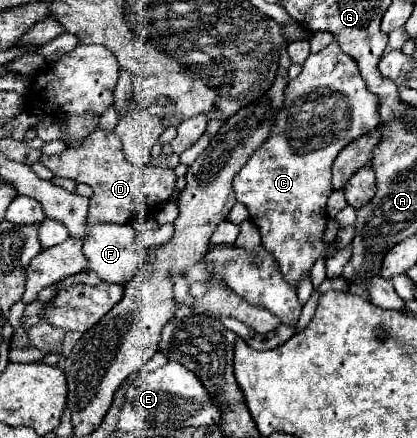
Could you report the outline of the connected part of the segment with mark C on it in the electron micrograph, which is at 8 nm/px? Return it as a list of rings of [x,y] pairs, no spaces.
[[[337,41],[327,45],[323,51],[309,55],[303,63],[303,71],[299,77],[291,79],[285,87],[285,103],[283,109],[277,113],[277,121],[271,125],[269,137],[265,143],[251,155],[251,159],[243,165],[237,173],[233,187],[237,201],[241,201],[251,215],[251,221],[261,233],[263,247],[273,251],[281,273],[293,283],[295,287],[311,275],[311,269],[317,259],[329,257],[335,251],[335,241],[323,241],[325,223],[327,223],[327,197],[331,195],[331,179],[329,179],[329,165],[335,161],[337,153],[351,143],[353,139],[371,133],[381,123],[377,113],[377,97],[367,91],[367,85],[359,73],[357,61],[345,55]]]

